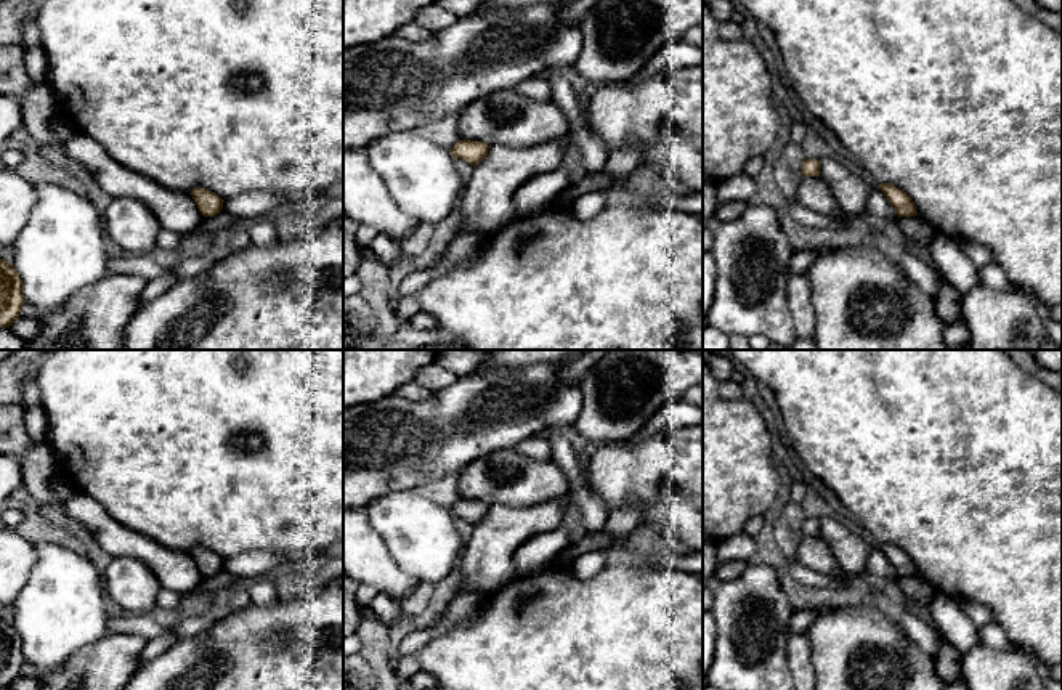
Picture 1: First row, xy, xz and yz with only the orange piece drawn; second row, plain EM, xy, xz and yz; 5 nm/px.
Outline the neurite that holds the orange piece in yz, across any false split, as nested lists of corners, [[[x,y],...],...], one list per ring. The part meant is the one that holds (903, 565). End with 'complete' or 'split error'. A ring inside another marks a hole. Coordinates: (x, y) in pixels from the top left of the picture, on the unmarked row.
[[[881,542],[878,547],[884,552],[898,578],[918,574],[914,562],[900,547],[889,542]]]; complete

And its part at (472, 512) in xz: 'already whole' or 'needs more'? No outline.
already whole

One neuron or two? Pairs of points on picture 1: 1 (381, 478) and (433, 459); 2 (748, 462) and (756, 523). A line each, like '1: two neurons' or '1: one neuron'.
1: one neuron
2: two neurons

